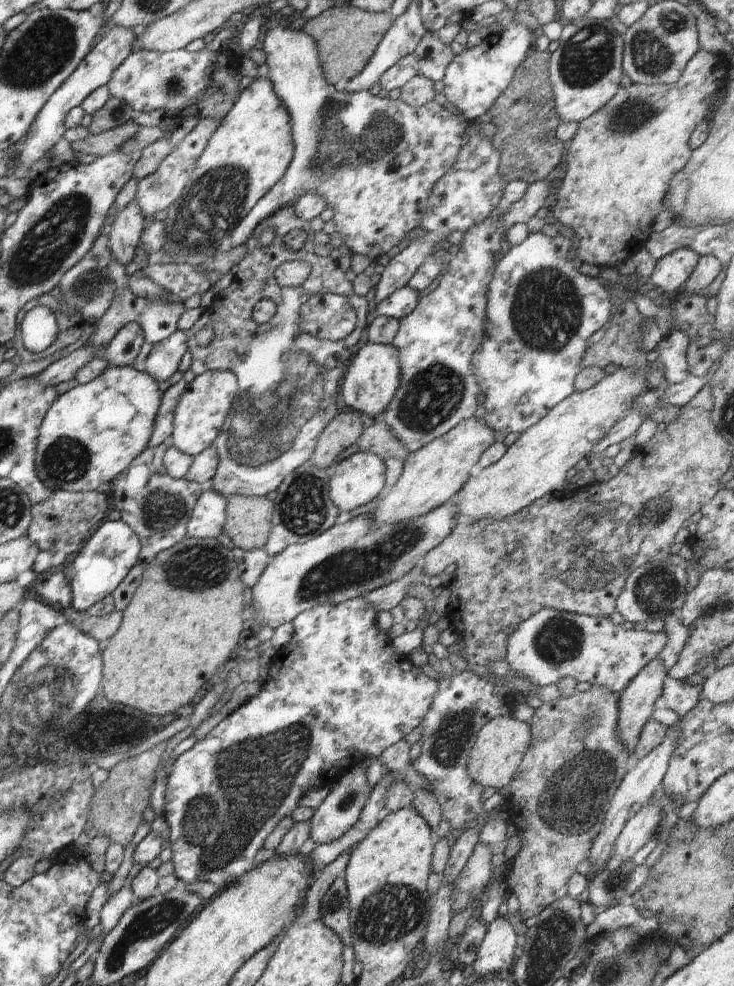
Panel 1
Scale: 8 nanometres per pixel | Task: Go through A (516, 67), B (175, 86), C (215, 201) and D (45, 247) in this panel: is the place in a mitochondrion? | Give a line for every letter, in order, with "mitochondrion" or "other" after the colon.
A: other
B: mitochondrion
C: mitochondrion
D: mitochondrion

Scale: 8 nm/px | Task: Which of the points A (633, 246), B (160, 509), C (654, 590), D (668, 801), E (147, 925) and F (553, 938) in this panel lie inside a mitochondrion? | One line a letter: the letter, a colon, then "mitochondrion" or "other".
A: other
B: mitochondrion
C: mitochondrion
D: other
E: mitochondrion
F: mitochondrion

